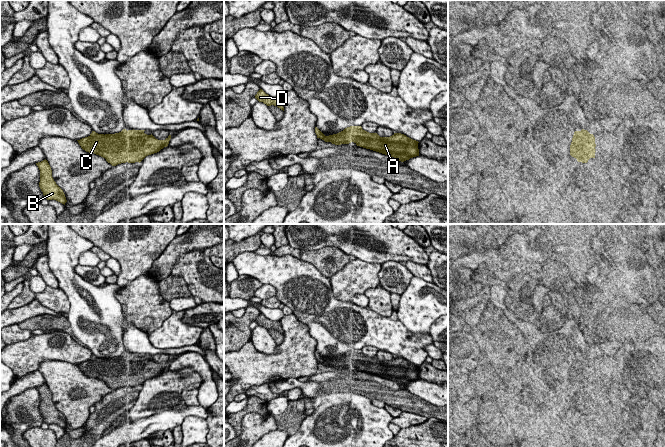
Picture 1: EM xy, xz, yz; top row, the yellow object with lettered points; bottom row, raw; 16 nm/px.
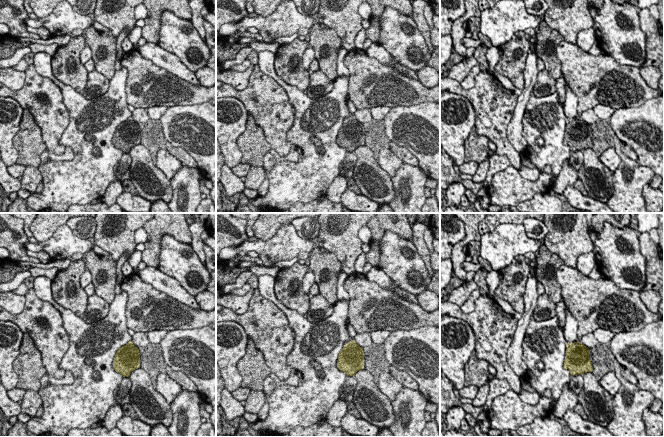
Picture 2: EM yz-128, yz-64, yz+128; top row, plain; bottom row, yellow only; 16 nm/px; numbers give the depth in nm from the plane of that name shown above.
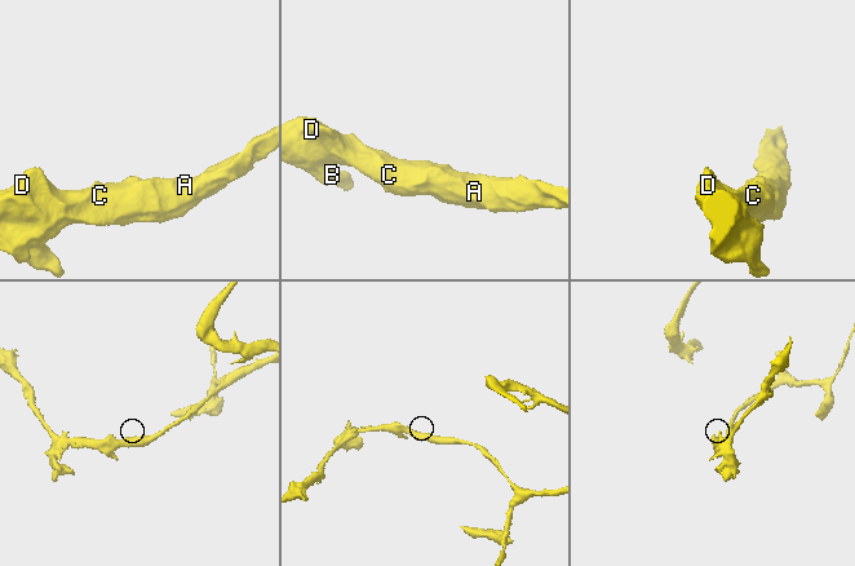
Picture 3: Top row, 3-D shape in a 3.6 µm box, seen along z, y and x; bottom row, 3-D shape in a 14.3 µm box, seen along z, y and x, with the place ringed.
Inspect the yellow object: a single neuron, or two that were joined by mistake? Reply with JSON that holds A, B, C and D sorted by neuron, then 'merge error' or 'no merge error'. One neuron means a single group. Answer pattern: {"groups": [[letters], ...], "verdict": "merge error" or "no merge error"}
{"groups": [["A", "B", "C", "D"]], "verdict": "no merge error"}

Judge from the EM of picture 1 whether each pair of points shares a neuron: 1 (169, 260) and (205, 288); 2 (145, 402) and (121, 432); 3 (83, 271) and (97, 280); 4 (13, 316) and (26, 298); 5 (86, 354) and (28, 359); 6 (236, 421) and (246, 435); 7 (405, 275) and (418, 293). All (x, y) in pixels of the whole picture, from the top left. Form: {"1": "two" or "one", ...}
{"1": "two", "2": "two", "3": "one", "4": "two", "5": "one", "6": "two", "7": "two"}

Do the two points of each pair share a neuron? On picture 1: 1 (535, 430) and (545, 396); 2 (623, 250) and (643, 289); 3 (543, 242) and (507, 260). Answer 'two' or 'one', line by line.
1: one
2: one
3: two

